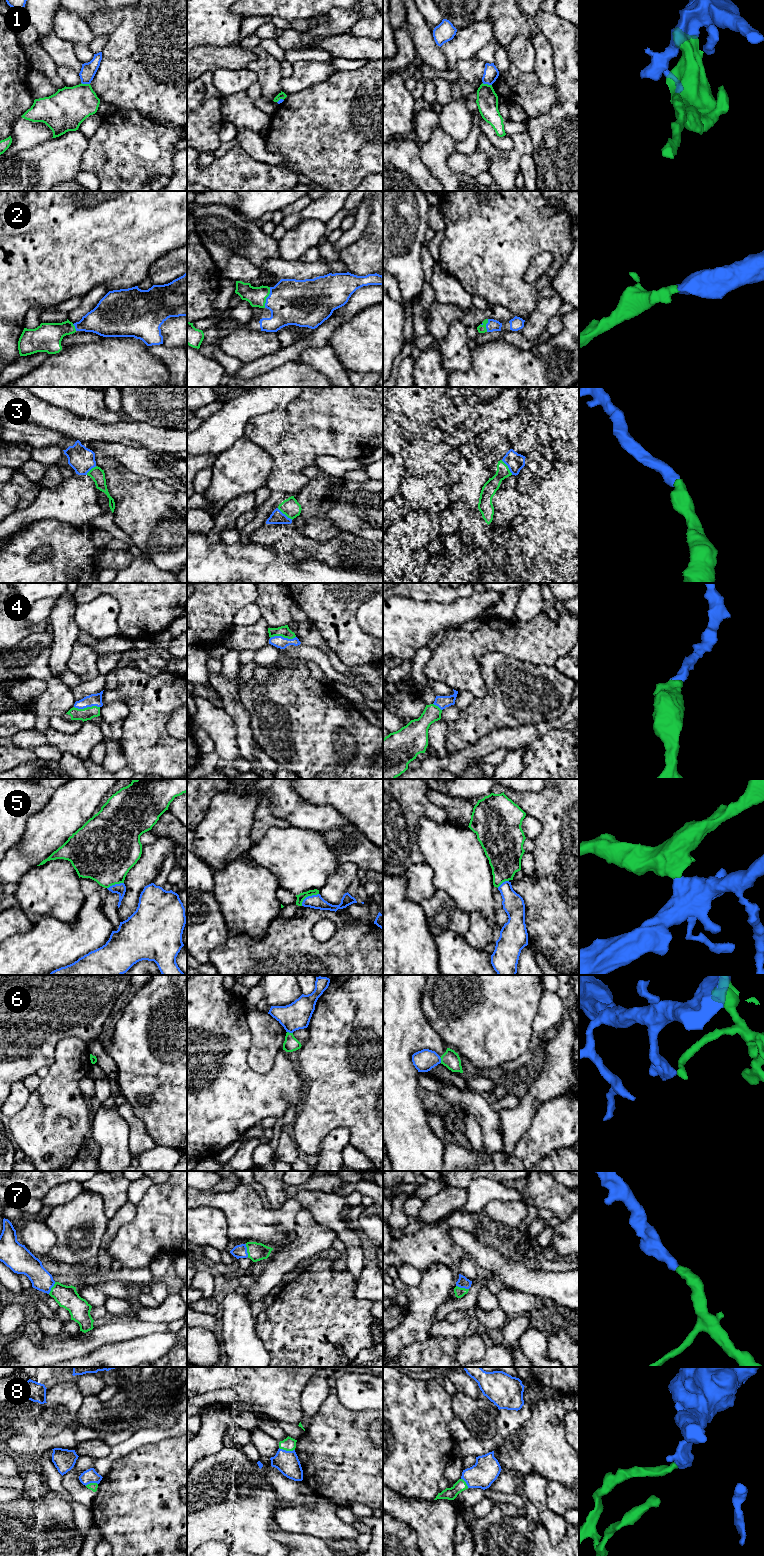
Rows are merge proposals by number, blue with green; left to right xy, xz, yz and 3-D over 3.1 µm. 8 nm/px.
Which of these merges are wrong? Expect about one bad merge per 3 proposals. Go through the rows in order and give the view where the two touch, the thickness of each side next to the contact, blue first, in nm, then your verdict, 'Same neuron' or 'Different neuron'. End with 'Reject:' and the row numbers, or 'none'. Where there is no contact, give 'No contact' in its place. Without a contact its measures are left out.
1: Touches blue in yz. Thickness 120 nm (blue) against 180 nm. Different neuron
2: Touches blue in xz. Thickness 360 nm (blue) against 160 nm. Same neuron
3: Touches blue in xz. Thickness 110 nm (blue) against 150 nm. Same neuron
4: Touches blue in xy. Thickness 100 nm (blue) against 100 nm. Same neuron
5: Touches blue in xz. Thickness 110 nm (blue) against 60 nm. Different neuron
6: Touches blue in xz. Thickness 220 nm (blue) against 120 nm. Different neuron
7: Touches blue in xz. Thickness 110 nm (blue) against 140 nm. Same neuron
8: Touches blue in xz. Thickness 190 nm (blue) against 110 nm. Same neuron
Reject: 1, 5, 6

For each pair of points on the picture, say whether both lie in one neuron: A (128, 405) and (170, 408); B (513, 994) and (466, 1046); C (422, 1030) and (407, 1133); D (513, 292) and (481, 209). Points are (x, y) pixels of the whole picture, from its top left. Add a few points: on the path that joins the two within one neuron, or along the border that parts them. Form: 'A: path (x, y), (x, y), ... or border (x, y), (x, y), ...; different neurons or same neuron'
A: path (138, 405), (160, 405); same neuron
B: path (500, 1007), (474, 1033); same neuron
C: path (402, 1056), (402, 1107); same neuron
D: path (494, 271), (490, 262), (490, 230); same neuron

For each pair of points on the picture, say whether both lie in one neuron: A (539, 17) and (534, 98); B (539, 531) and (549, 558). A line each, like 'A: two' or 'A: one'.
A: two
B: one

